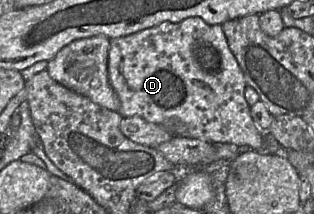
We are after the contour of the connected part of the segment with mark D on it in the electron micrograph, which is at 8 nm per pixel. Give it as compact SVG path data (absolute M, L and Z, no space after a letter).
M200 17L179 23L163 22L134 34L110 39L109 82L120 100L118 113L123 117L140 116L148 122L164 125L173 136L195 138L212 144L235 144L240 148L263 151L266 132L254 123L244 97L246 81L232 54L222 25L209 25Z

